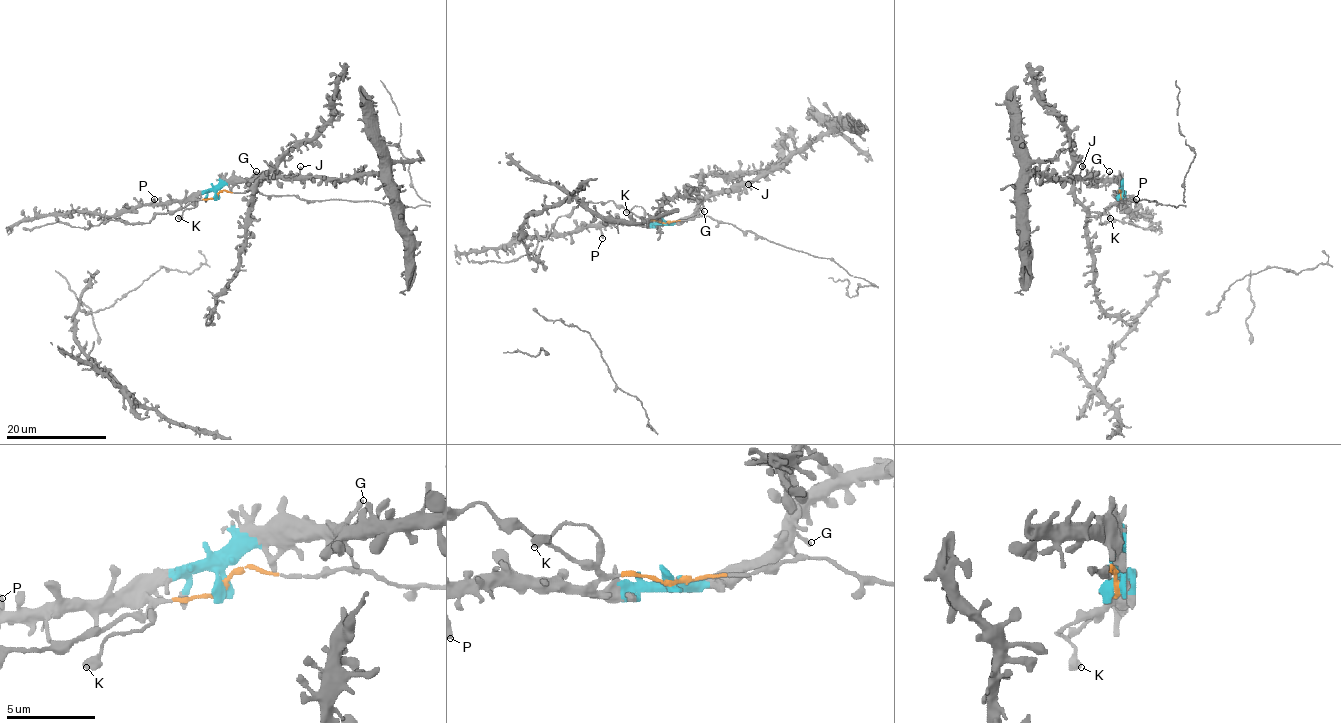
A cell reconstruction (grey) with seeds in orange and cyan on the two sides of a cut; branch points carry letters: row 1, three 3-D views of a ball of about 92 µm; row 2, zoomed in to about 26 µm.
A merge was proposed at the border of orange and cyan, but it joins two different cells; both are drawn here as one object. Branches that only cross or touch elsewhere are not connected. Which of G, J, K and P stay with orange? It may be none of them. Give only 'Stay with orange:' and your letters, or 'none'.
Stay with orange: K

